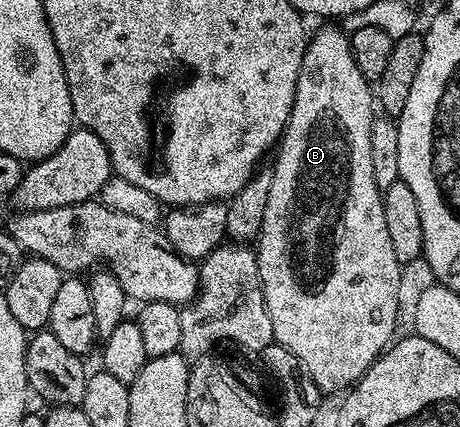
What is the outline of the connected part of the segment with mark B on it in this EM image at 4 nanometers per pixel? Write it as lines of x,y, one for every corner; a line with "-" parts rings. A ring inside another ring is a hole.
321,25
317,32
305,44
303,65
299,69
299,81
295,89
295,101
285,126
285,133
279,140
275,156
277,160
271,164
273,176
271,189
267,193
267,213
263,213
261,233
255,240
257,264
263,297
267,305
267,313
271,317
273,338
283,349
293,355
294,360
309,374
309,379
321,391
341,391
353,386
357,380
365,376
365,370
374,363
394,342
393,330
397,327
397,310
401,307
401,271
403,265
395,257
395,248
391,246
391,236
387,234
387,221
383,217
383,192
375,185
375,176
371,174
371,125
375,118
375,91
370,80
359,73
359,65
355,65
355,53
349,44
349,35
340,26

